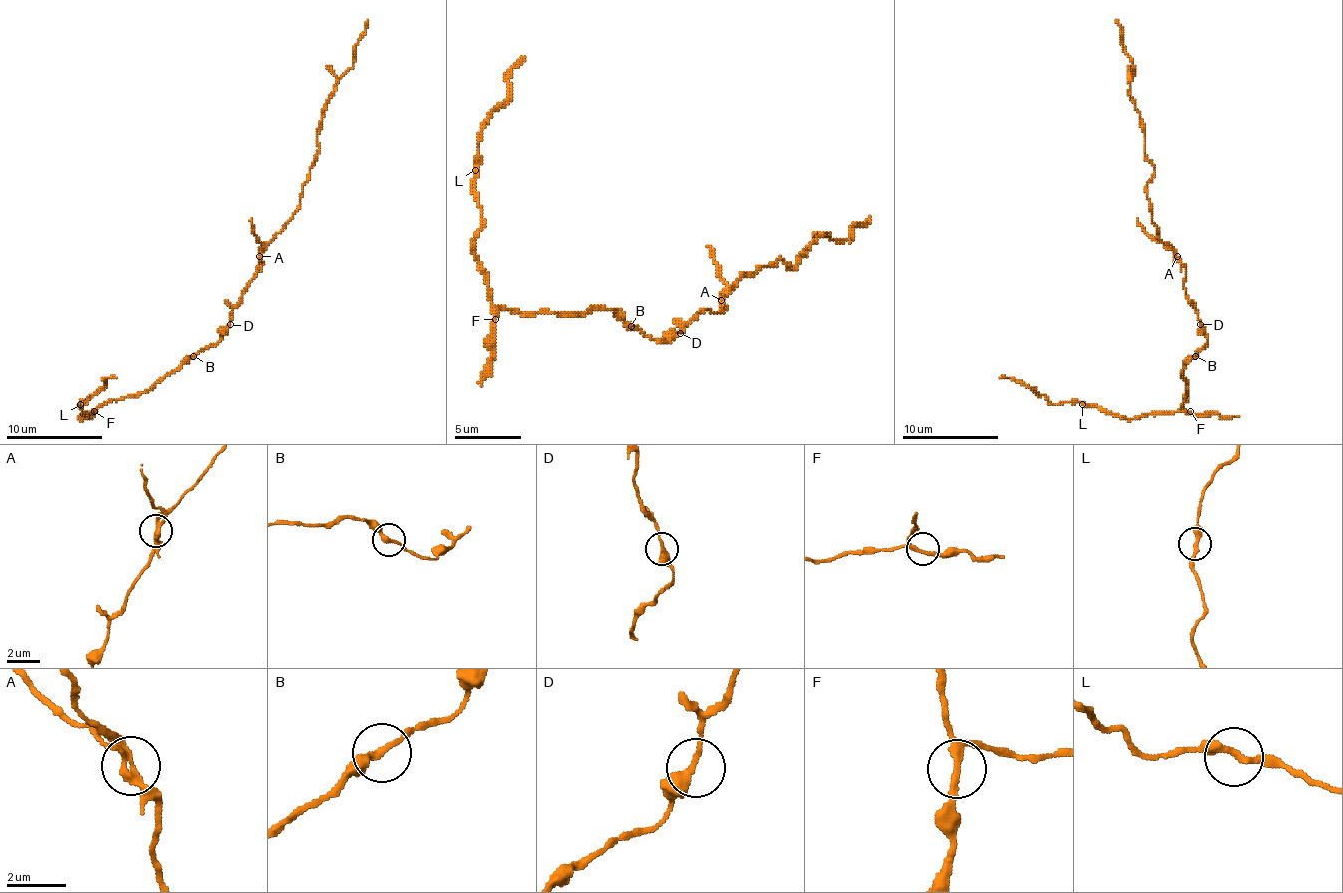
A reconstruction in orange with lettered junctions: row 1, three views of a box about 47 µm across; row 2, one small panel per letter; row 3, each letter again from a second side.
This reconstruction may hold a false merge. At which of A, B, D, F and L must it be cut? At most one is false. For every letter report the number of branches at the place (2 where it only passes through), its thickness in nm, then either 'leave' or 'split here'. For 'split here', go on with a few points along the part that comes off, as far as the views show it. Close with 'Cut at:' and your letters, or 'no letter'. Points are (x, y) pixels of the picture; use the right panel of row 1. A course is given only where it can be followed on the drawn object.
A: branches 2; calibre 240 nm; split here; course (1176, 257), (1159, 237), (1149, 204), (1154, 167), (1144, 153), (1132, 66), (1115, 20)
B: branches 2; calibre 240 nm; leave
D: branches 2; calibre 320 nm; leave
F: branches 3; calibre 200 nm; leave
L: branches 2; calibre 280 nm; leave
Cut at: A

